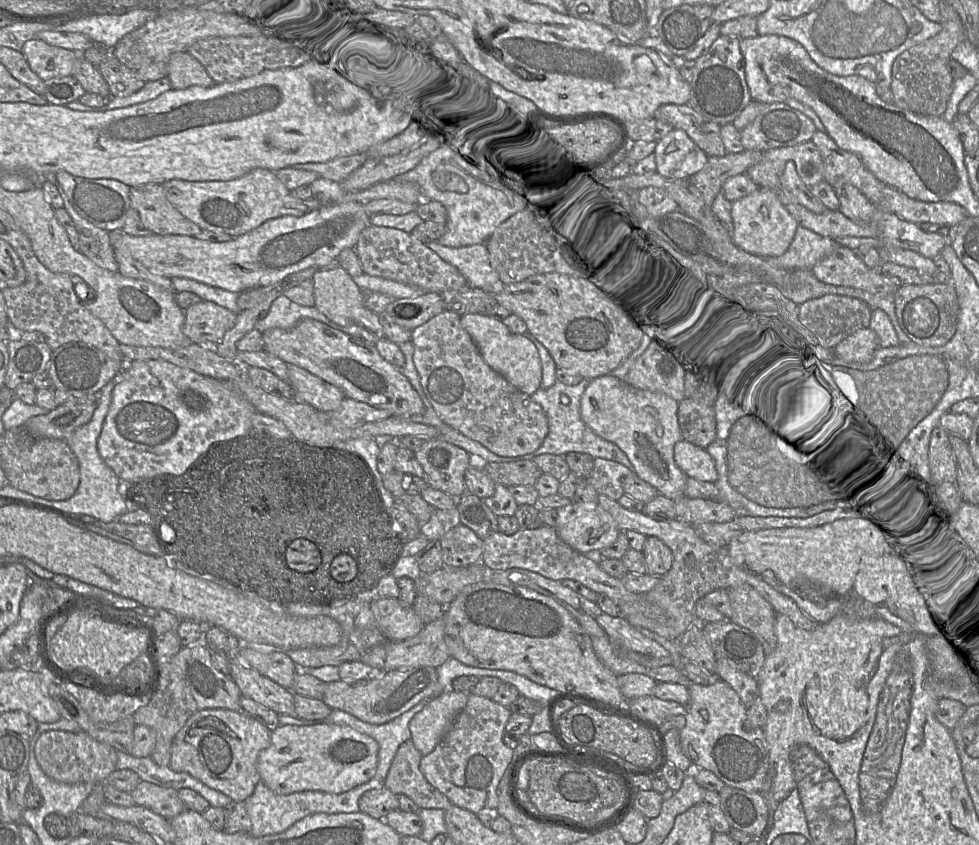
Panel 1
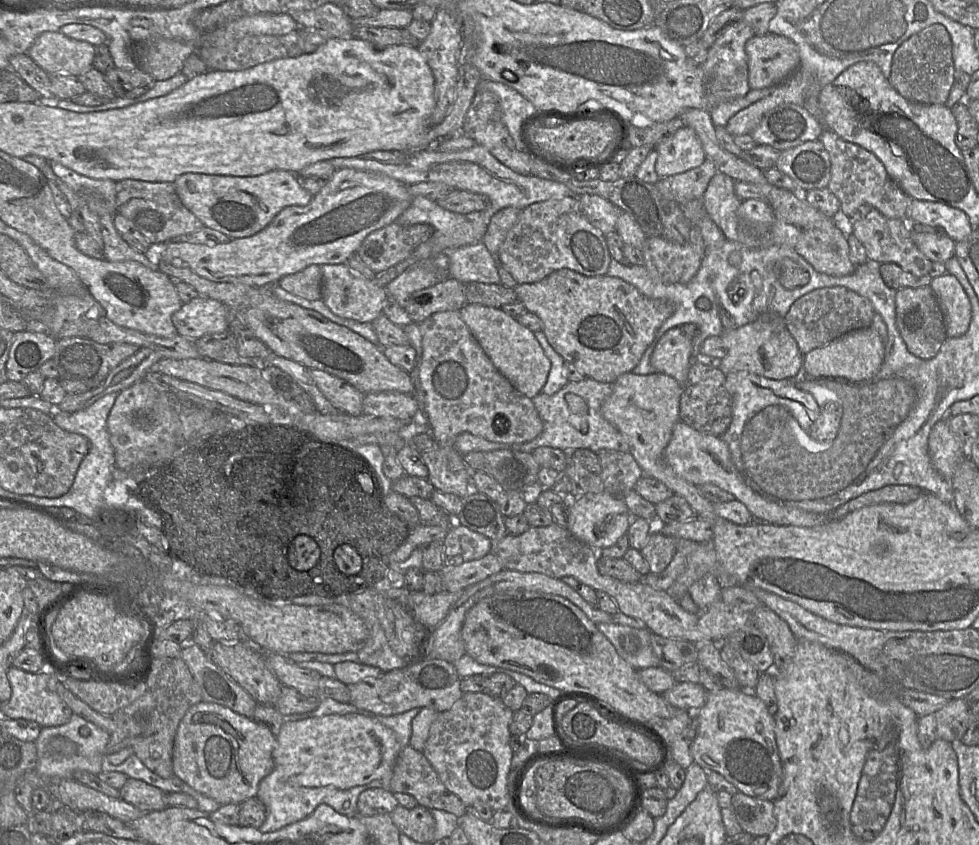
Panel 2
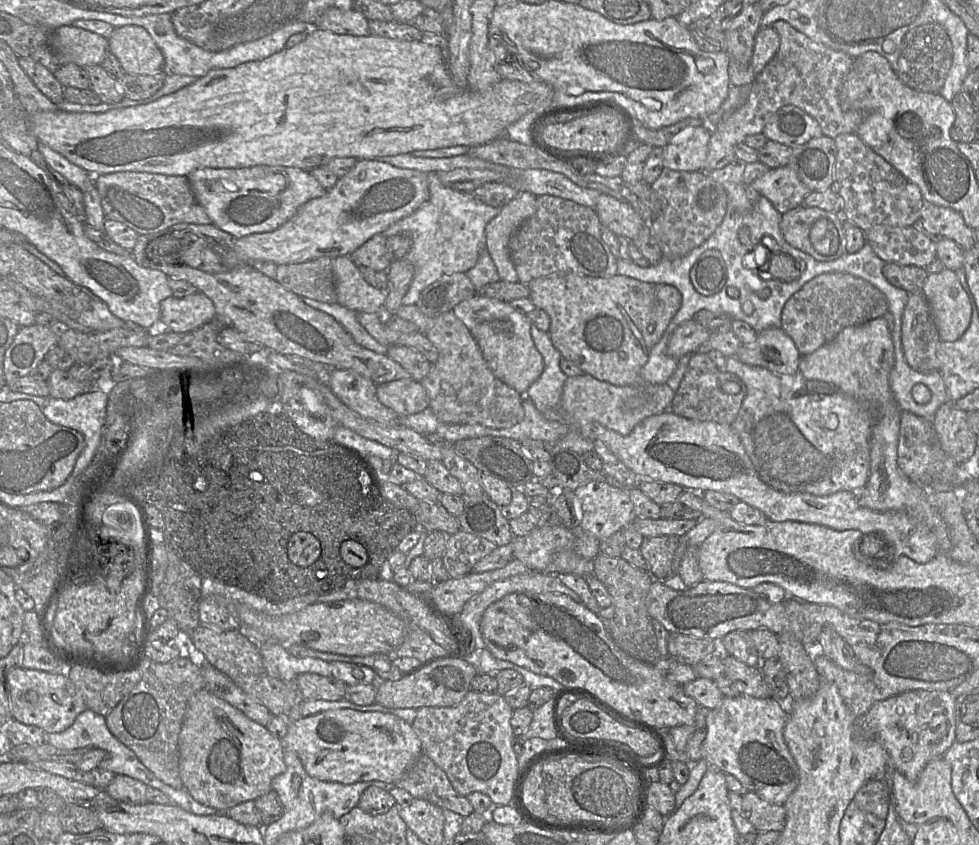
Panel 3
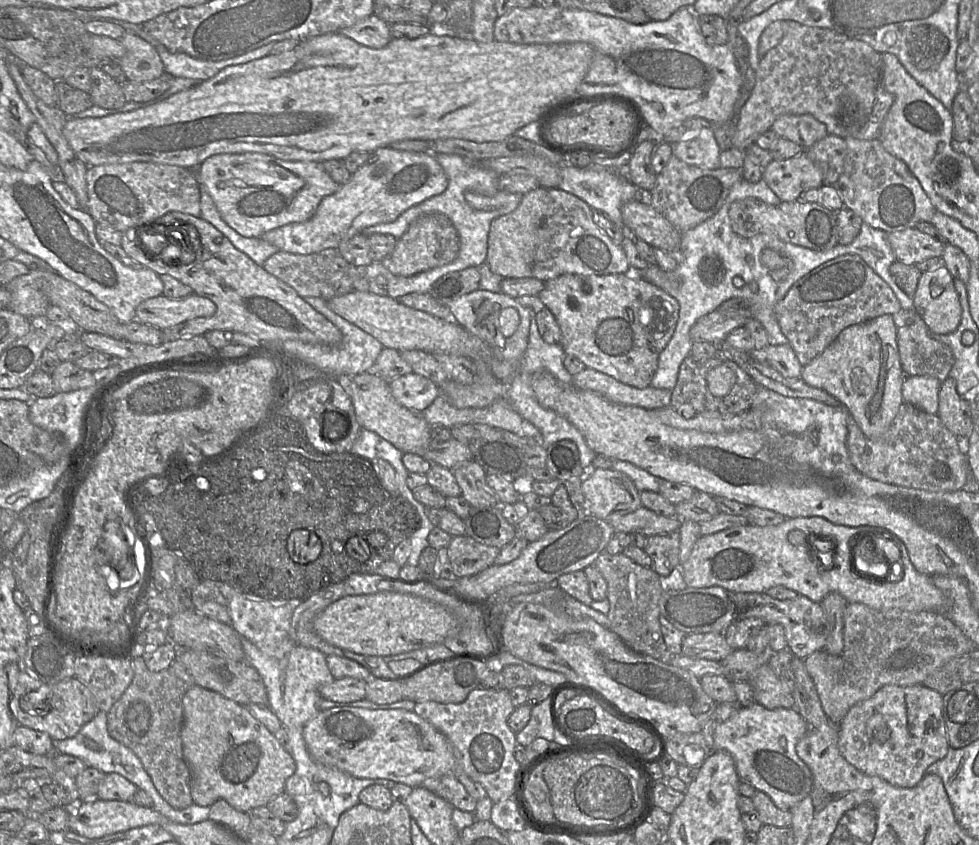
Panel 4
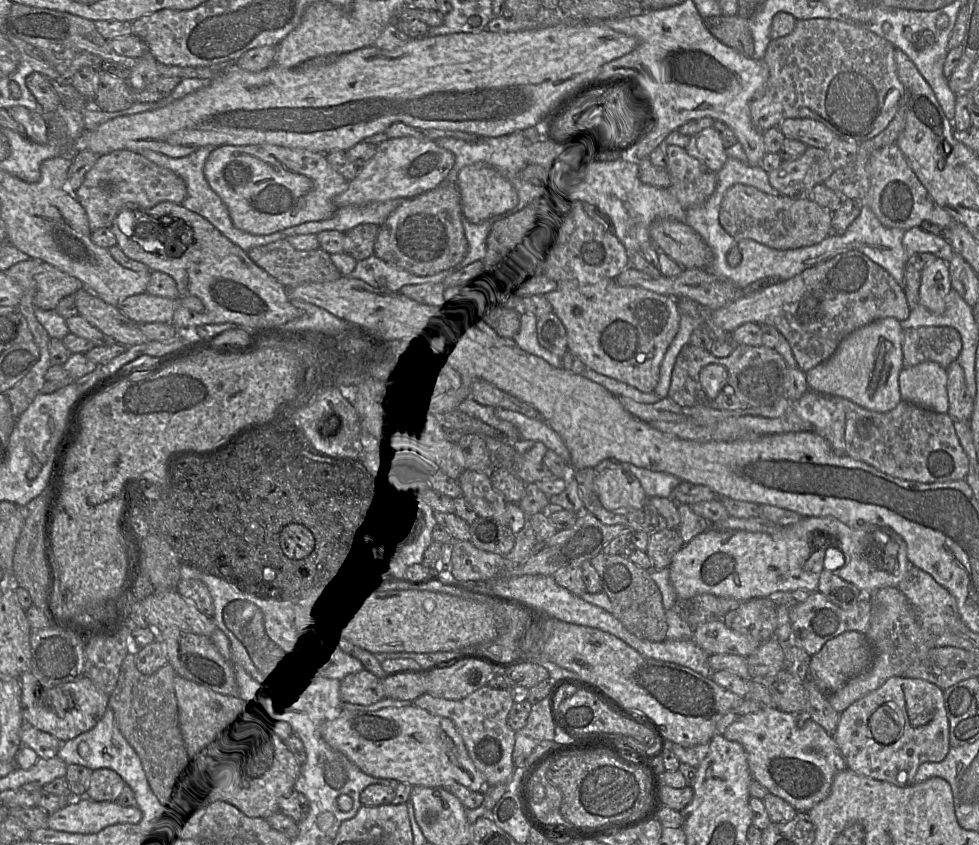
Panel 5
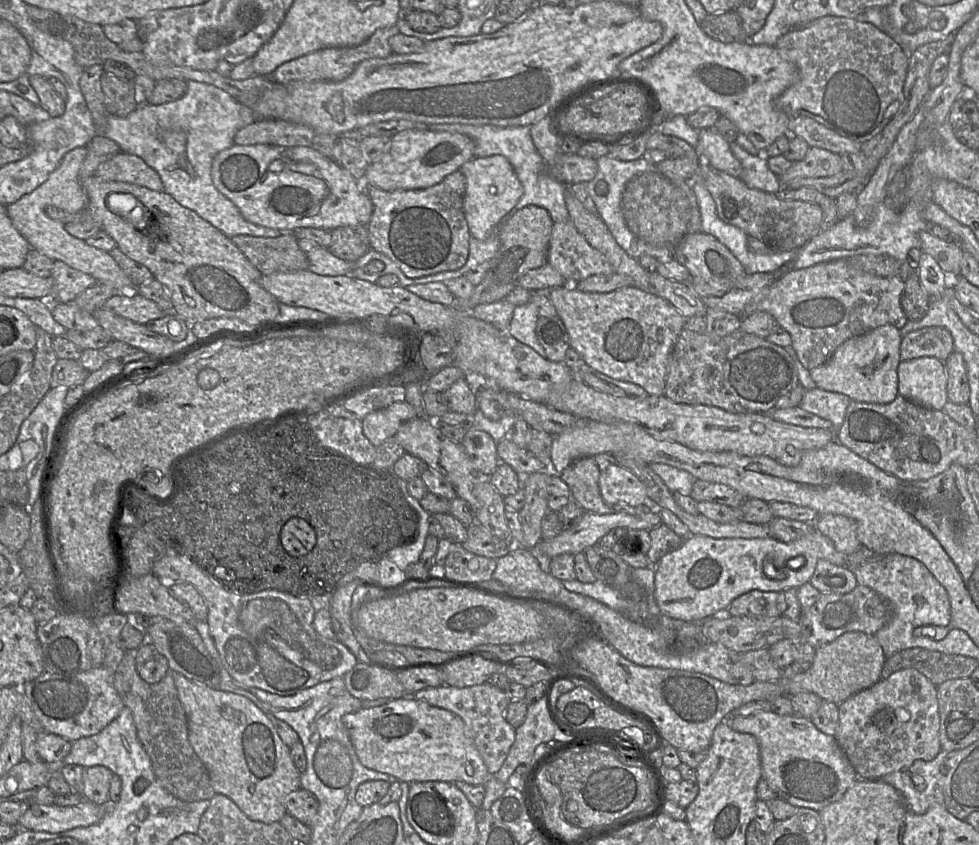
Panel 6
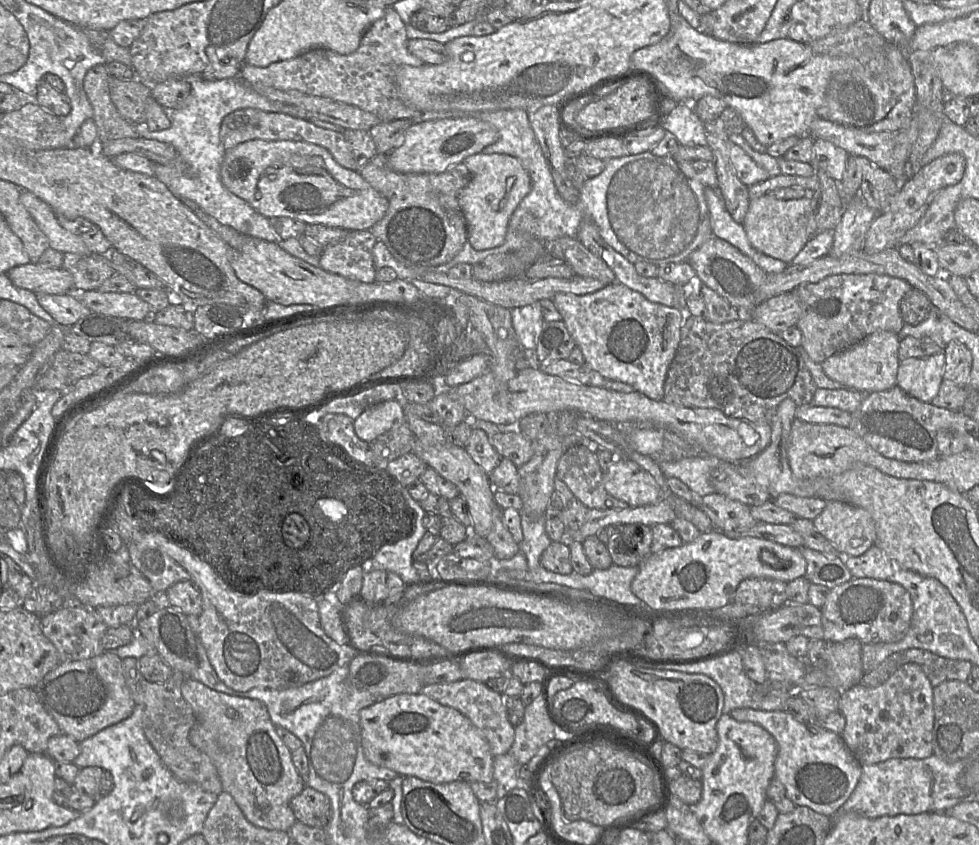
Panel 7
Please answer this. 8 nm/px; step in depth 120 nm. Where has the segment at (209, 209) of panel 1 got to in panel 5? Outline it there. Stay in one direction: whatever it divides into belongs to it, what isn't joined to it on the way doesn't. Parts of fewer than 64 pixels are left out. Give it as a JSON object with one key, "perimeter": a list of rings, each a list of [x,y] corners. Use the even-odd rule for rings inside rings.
{"perimeter":[[[275,145],[220,146],[207,158],[204,175],[212,190],[226,204],[236,228],[253,235],[269,235],[333,216],[337,210],[334,199],[348,188],[349,181],[329,164],[326,155]]]}

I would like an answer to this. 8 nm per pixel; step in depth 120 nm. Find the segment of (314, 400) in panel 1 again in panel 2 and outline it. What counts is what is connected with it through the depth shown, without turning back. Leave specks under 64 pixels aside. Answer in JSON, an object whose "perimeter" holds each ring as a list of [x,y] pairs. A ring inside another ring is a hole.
{"perimeter":[[[309,369],[309,374],[325,398],[340,412],[352,416],[362,414],[364,394],[342,378]]]}

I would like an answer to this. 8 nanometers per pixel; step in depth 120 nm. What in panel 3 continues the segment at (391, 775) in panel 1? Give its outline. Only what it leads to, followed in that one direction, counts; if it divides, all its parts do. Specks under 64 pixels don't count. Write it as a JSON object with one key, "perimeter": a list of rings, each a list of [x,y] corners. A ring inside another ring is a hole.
{"perimeter":[[[422,753],[394,784],[405,789],[413,798],[427,800],[463,817],[474,811],[467,797],[454,790],[446,773],[426,754]]]}

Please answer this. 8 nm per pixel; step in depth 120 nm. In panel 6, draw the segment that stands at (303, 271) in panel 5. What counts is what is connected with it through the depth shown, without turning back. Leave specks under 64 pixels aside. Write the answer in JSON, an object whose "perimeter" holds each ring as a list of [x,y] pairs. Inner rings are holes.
{"perimeter":[[[282,233],[274,238],[236,235],[231,240],[262,275],[309,268],[307,254],[298,247],[294,233]]]}

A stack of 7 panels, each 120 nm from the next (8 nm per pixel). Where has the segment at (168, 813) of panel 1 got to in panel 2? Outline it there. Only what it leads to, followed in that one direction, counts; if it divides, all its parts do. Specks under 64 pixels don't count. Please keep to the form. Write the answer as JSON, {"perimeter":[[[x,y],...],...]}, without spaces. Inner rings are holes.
{"perimeter":[[[129,778],[119,791],[121,799],[142,812],[160,811],[168,807],[165,793],[143,780]]]}

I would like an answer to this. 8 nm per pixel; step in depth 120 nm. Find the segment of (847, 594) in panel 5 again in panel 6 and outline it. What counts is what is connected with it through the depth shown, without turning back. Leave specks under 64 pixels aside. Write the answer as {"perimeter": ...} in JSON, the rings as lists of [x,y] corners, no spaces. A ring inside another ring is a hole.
{"perimeter":[[[819,559],[810,579],[820,593],[847,594],[858,585],[855,574],[848,568]]]}

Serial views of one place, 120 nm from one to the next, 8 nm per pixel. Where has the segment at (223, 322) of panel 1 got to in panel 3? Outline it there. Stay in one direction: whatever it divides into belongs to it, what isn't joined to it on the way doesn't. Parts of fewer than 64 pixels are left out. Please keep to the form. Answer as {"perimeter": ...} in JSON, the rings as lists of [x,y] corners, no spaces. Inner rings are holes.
{"perimeter":[[[200,291],[182,298],[170,296],[161,302],[160,320],[153,330],[186,334],[213,322],[215,313],[214,303]]]}

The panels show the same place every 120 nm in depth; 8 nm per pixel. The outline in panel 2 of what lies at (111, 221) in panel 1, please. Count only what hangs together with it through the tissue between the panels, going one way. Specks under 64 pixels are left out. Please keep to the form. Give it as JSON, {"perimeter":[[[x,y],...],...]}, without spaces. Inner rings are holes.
{"perimeter":[[[48,161],[53,172],[78,197],[80,206],[87,206],[98,216],[116,214],[116,182],[81,175],[55,161]]]}

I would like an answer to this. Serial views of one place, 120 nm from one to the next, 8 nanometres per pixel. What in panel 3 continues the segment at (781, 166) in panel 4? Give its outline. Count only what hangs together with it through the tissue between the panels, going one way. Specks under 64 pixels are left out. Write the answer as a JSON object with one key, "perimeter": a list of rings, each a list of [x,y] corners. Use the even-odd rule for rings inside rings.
{"perimeter":[[[789,166],[769,169],[763,176],[750,183],[766,197],[780,213],[802,206],[803,199],[811,192]]]}

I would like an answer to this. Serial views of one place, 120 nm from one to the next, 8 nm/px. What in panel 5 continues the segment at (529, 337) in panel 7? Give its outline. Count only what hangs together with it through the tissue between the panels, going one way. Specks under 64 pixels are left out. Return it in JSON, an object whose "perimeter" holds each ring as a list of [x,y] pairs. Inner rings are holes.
{"perimeter":[[[523,311],[520,317],[519,331],[514,336],[513,340],[524,351],[544,359],[556,368],[562,367],[561,358],[552,354],[539,344],[536,322],[537,317],[533,313]]]}

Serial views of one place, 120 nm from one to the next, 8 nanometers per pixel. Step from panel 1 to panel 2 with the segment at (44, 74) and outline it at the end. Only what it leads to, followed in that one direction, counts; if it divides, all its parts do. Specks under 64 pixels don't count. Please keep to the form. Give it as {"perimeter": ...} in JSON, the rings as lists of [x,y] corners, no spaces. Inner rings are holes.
{"perimeter":[[[60,31],[44,32],[36,38],[27,54],[49,75],[66,73],[78,77],[93,68],[96,47],[86,41],[69,38]]]}

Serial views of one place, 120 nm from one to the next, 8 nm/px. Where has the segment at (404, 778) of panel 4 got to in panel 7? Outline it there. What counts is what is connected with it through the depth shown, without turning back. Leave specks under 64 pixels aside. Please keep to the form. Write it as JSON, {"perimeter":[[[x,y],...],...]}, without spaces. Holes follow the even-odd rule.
{"perimeter":[[[422,693],[379,699],[360,711],[360,725],[365,757],[399,776],[415,776],[434,784],[494,780],[494,755],[484,734],[458,710]]]}

